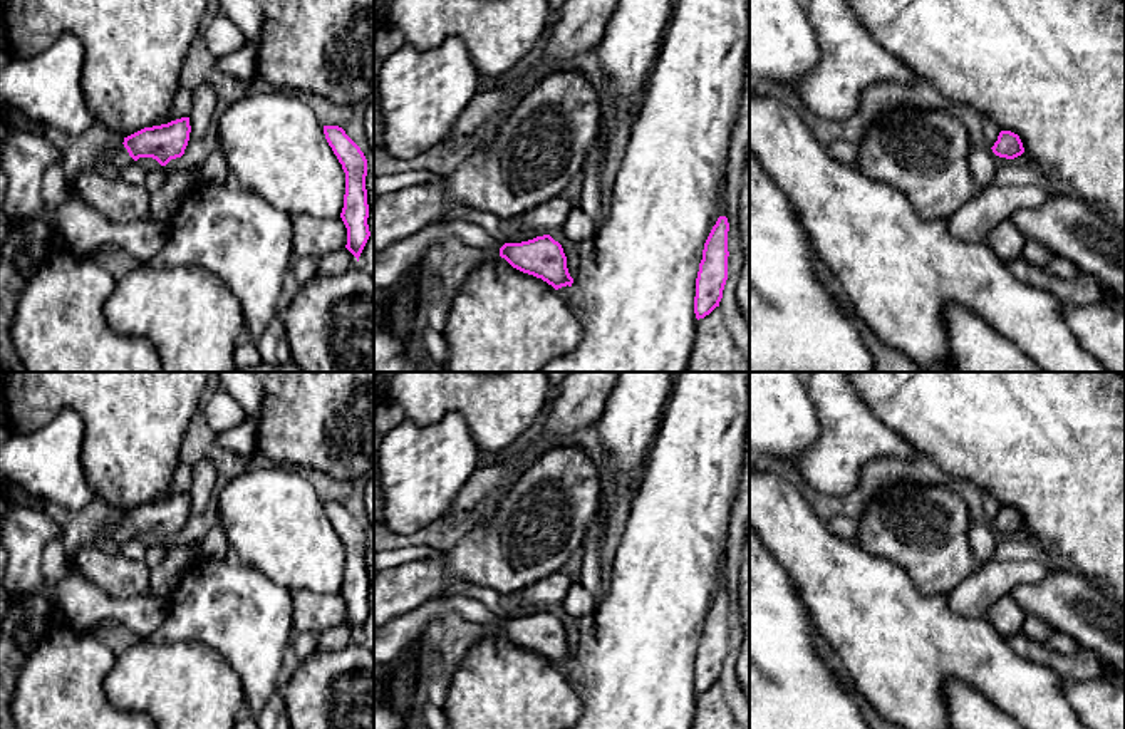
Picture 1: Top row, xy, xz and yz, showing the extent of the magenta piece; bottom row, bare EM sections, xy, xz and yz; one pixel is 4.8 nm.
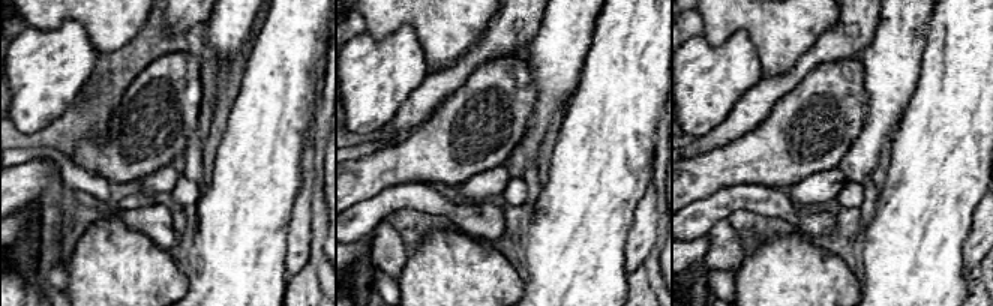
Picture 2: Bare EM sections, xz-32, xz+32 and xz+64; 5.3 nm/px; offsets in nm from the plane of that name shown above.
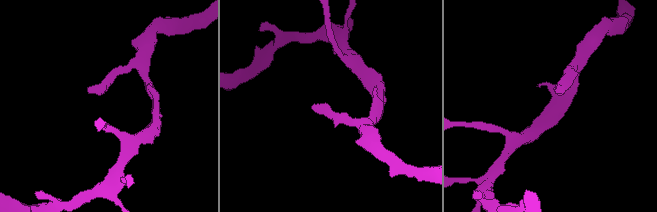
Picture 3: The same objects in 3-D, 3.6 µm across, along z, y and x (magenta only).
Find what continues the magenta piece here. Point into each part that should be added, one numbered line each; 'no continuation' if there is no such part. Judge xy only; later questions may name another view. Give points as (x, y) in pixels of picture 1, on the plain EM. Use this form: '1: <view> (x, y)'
1: xy (119, 532)

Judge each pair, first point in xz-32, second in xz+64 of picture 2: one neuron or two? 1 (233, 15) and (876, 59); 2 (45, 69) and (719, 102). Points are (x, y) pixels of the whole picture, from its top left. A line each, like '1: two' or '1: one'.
1: one
2: one

